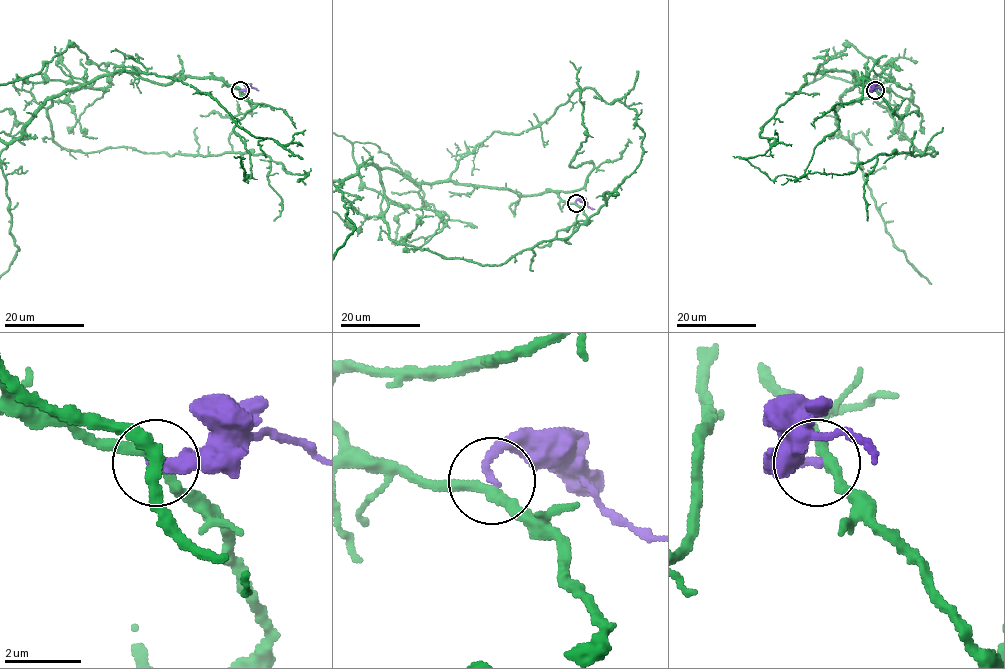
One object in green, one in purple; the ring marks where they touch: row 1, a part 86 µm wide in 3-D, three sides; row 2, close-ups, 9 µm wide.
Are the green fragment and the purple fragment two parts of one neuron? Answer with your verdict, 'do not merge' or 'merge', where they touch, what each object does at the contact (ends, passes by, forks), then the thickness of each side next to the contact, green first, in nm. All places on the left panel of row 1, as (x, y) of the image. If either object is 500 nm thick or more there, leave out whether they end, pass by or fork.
do not merge | (240, 90) | green passes by | purple ends | 280/220 nm

